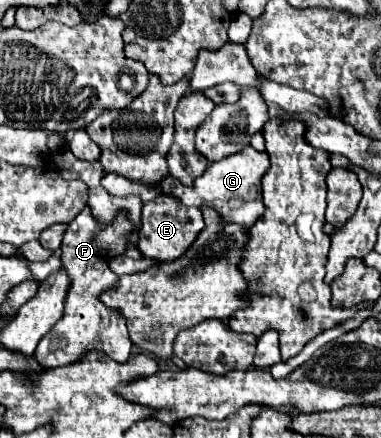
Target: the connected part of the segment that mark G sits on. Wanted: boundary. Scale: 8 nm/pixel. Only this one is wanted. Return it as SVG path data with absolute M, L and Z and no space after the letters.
M247 145L247 149L241 149L241 153L211 163L209 169L197 181L193 181L193 187L185 187L179 181L173 181L173 177L165 177L161 181L161 191L179 197L185 205L201 207L203 203L207 203L213 209L217 209L225 221L251 227L265 211L261 197L261 179L267 173L267 169L269 155L265 151L255 151L251 145Z

